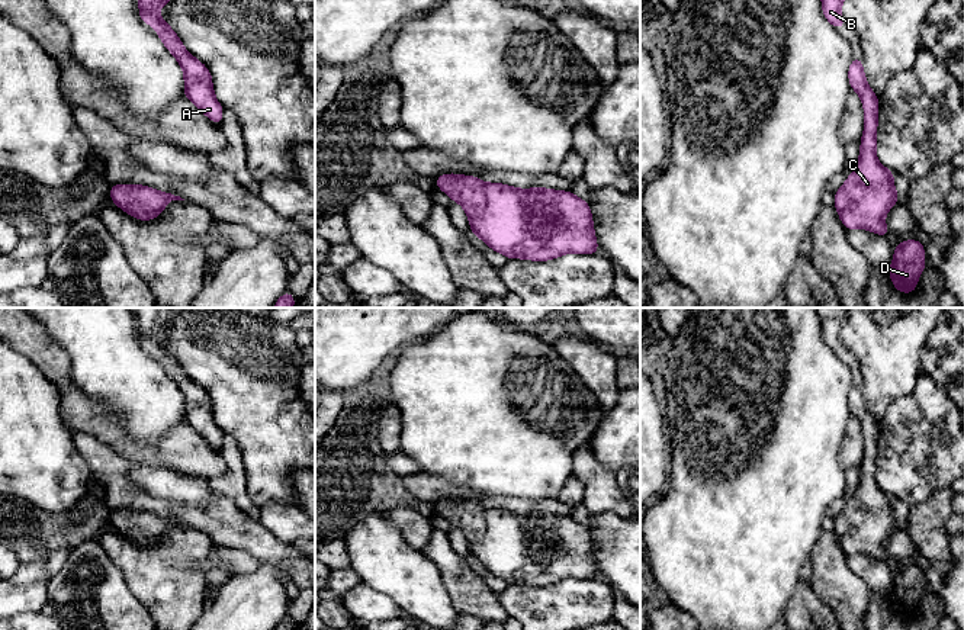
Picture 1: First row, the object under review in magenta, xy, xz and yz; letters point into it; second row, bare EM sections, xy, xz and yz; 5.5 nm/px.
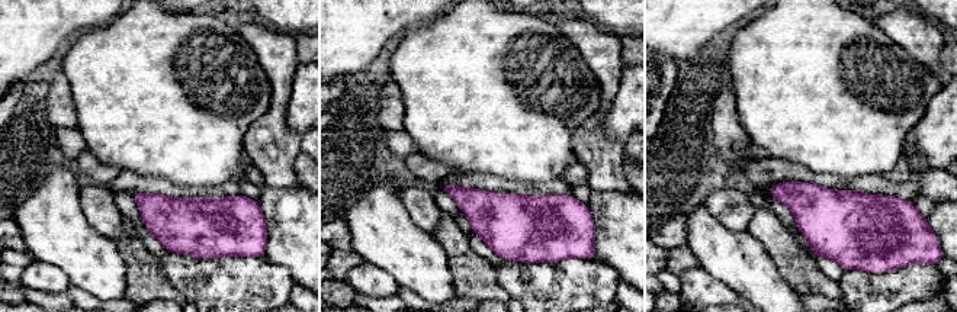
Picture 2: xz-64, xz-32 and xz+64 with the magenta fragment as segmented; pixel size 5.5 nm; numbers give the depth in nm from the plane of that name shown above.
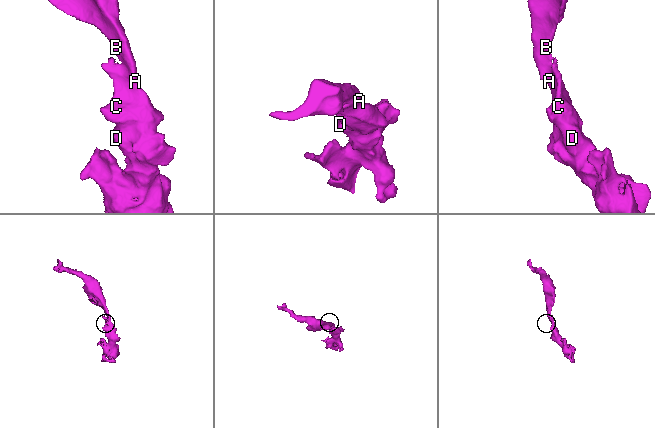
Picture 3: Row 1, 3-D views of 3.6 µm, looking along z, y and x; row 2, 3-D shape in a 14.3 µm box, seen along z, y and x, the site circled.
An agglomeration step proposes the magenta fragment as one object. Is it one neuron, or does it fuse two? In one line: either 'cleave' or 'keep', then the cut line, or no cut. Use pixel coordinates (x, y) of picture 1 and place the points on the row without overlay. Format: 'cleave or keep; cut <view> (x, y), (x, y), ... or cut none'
keep; cut none

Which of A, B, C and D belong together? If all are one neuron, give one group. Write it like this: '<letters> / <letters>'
A B C D

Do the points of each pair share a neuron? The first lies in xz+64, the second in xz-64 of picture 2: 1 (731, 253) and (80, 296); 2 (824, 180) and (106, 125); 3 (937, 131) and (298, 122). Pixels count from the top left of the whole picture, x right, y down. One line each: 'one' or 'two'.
1: two
2: two
3: one

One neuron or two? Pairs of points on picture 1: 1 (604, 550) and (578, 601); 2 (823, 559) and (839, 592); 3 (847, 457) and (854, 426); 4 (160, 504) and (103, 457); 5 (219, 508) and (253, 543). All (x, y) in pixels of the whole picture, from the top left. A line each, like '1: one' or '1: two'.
1: two
2: one
3: one
4: one
5: one

